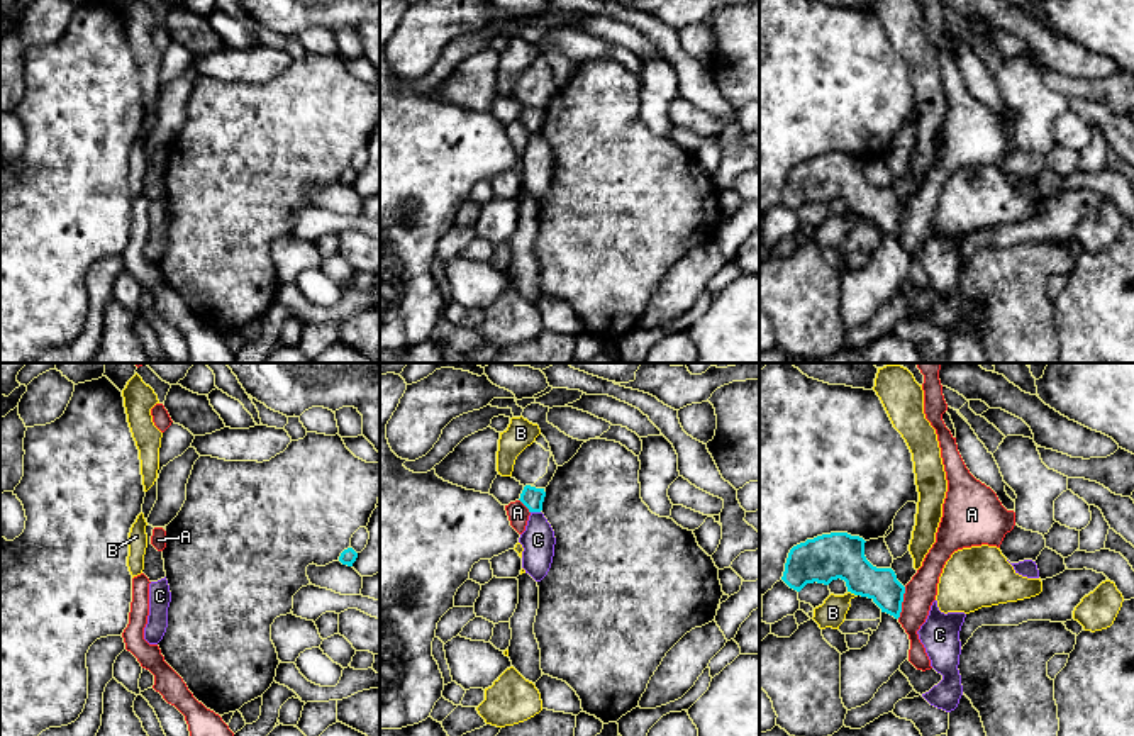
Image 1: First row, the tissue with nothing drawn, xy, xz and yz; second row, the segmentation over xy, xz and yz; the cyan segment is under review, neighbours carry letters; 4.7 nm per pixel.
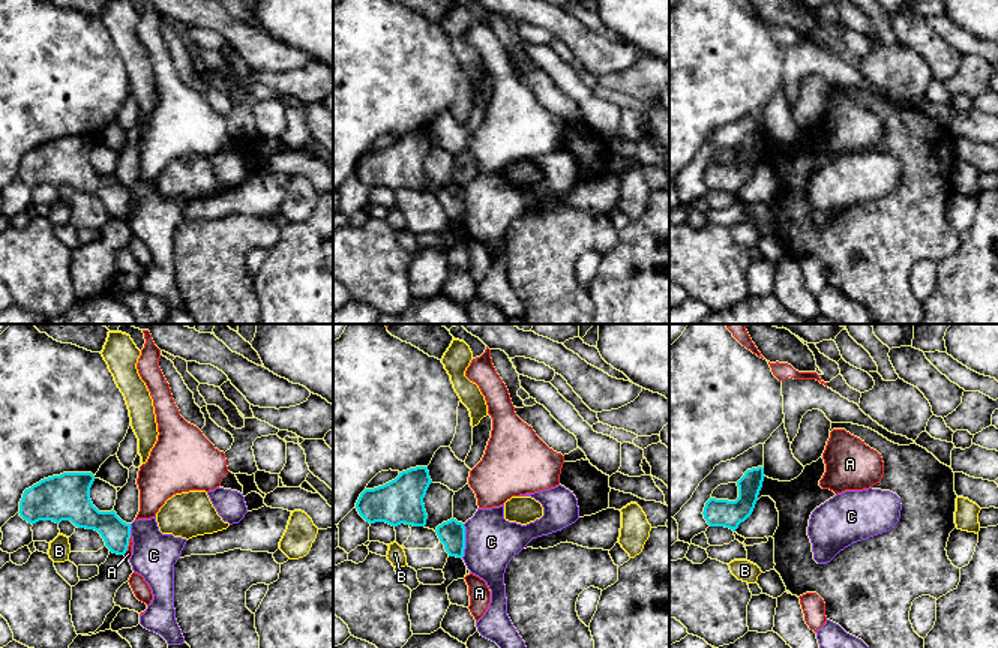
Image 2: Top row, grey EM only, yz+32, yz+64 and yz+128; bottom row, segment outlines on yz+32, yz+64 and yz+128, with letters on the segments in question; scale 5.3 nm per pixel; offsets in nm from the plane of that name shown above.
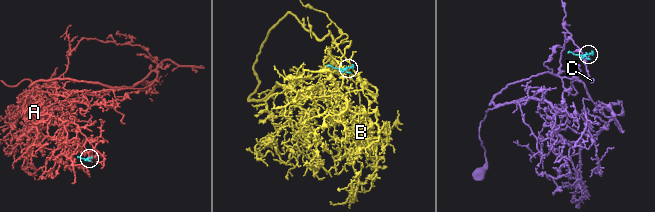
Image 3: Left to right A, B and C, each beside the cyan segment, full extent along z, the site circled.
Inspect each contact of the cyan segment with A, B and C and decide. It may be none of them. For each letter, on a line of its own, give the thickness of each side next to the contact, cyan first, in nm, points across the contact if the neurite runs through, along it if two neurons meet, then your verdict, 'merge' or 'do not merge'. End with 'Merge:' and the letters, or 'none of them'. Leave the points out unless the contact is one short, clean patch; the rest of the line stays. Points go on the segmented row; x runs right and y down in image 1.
A: calibres 160 and 150 nm; border yz (906, 587), (902, 611), (897, 618); do not merge
B: calibres 220 and 130 nm; border yz (848, 591), (856, 596); do not merge
C: calibres 100 and 160 nm; border xz (531, 511), (539, 512); do not merge
Merge: none of them

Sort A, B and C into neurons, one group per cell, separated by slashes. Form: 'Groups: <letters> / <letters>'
Groups: A / B / C

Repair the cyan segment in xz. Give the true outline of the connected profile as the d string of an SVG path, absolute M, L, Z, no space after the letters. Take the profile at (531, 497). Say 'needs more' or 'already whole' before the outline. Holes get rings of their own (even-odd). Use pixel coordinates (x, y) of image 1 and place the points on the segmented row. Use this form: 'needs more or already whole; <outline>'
already whole; M525 485L519 500L529 509L529 512L541 512L544 497L544 488Z

